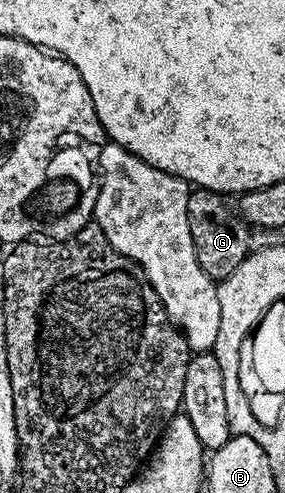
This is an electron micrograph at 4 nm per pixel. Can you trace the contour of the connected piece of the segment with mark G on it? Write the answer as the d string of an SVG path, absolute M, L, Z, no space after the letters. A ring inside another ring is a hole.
M191 190L188 197L188 229L192 229L192 245L196 249L196 261L208 277L221 281L232 277L240 269L240 261L250 256L251 228L243 221L233 206L225 203L223 196L216 191Z

